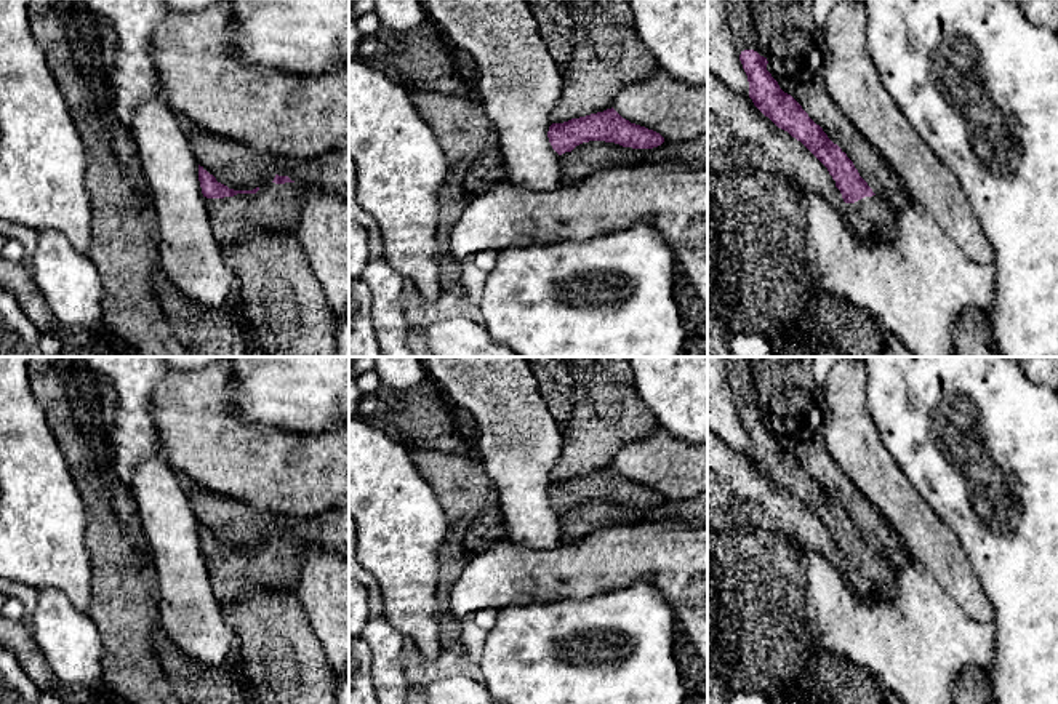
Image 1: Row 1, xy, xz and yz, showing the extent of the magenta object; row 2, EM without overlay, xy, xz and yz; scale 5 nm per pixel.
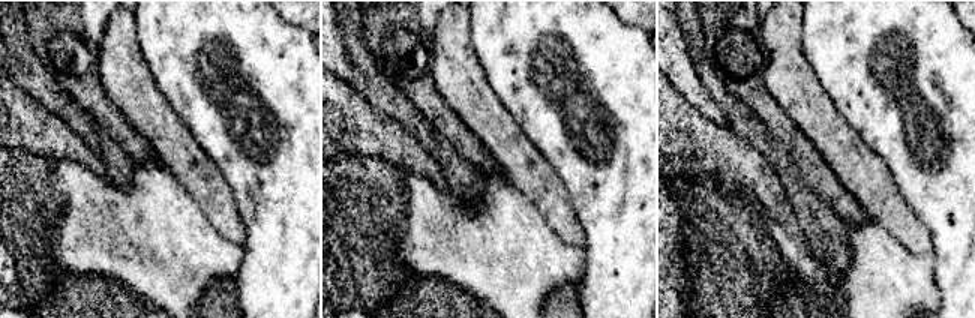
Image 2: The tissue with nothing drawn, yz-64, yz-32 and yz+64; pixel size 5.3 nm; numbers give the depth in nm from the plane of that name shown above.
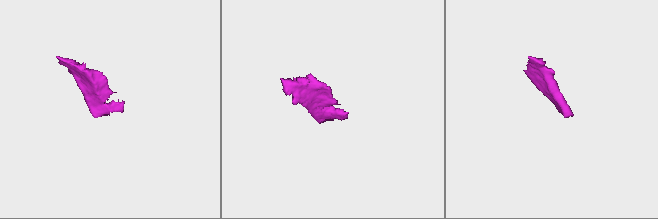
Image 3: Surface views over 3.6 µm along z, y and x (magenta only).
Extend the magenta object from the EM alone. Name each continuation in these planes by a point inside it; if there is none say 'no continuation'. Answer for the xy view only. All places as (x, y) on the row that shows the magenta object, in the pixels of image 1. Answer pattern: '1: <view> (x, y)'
1: xy (276, 208)

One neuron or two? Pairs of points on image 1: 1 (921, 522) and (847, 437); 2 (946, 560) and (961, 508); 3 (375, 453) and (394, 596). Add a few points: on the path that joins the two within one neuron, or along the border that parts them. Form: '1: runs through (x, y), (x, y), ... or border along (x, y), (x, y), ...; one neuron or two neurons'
1: runs through (900, 501), (863, 458); one neuron
2: border along (929, 504), (956, 536), (970, 567); two neurons
3: runs through (380, 488), (394, 508), (394, 560); one neuron

